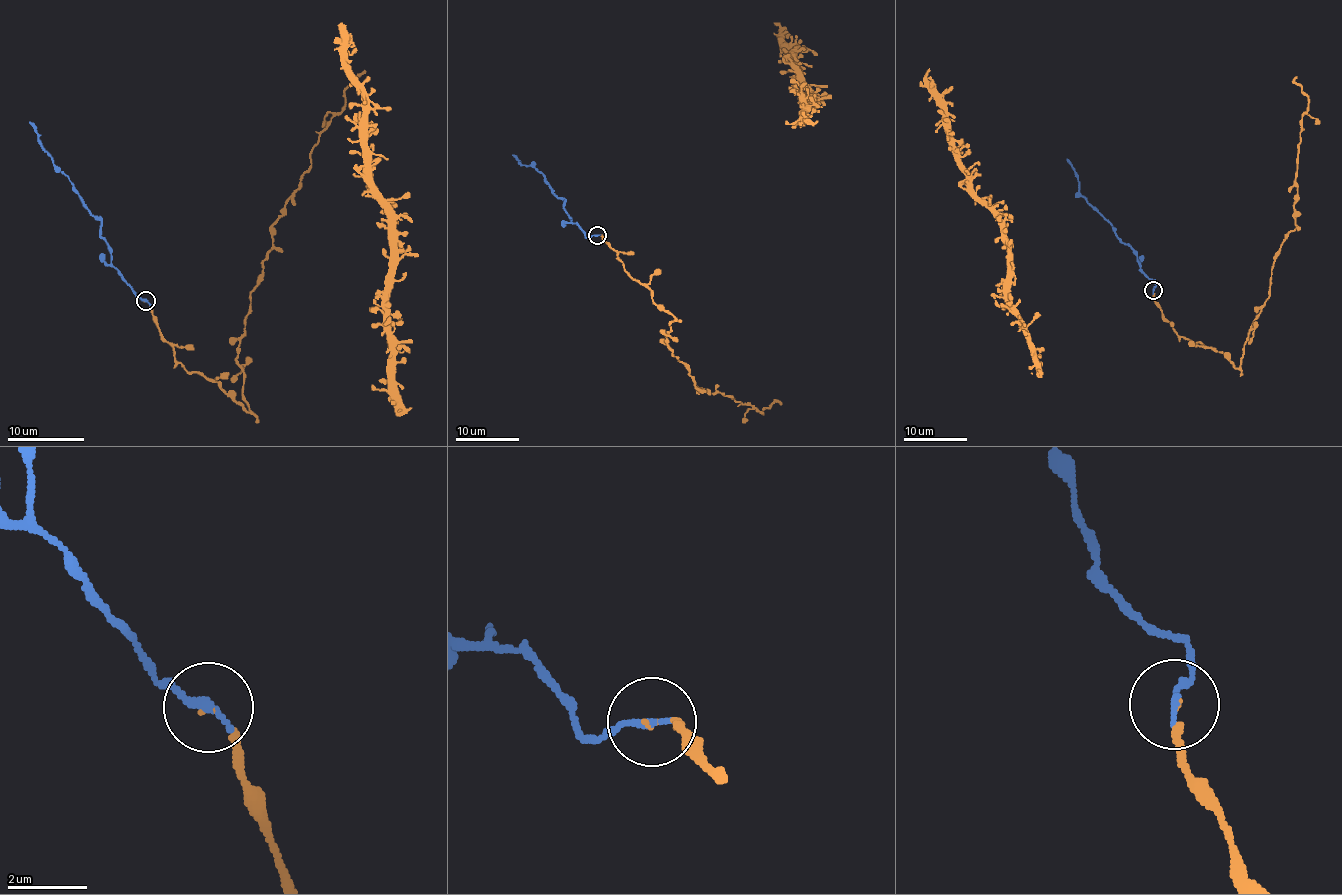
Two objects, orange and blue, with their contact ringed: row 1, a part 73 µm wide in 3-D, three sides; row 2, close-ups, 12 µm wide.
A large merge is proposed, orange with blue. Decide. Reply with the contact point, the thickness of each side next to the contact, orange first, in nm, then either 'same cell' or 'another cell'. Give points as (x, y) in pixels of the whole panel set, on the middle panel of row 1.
place (597, 235); calibres 80 and 240 nm; same cell

